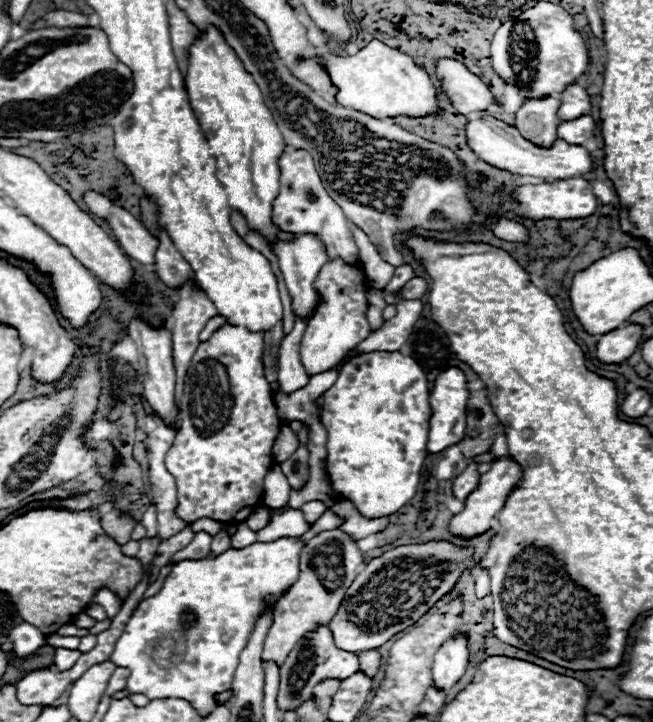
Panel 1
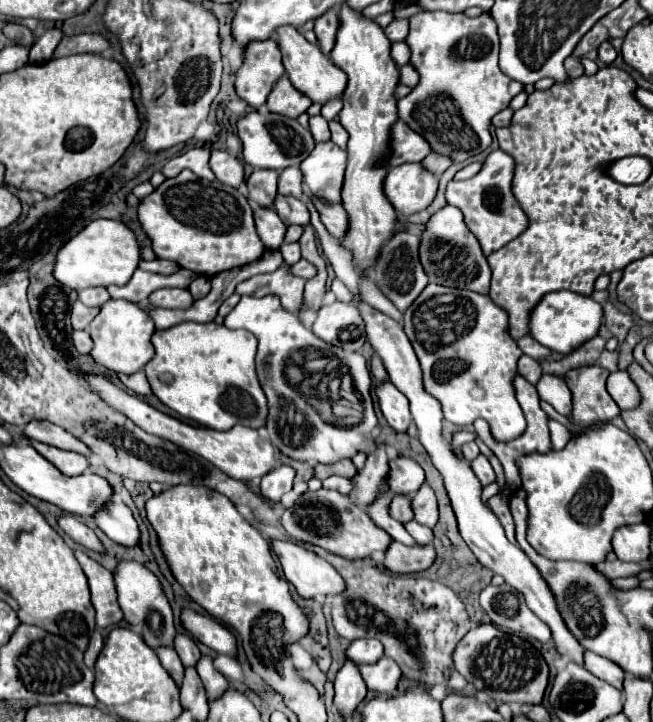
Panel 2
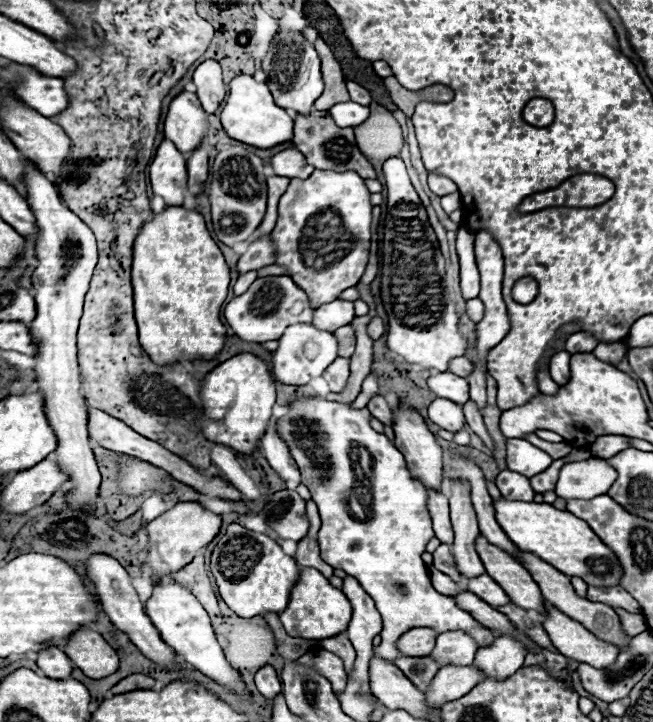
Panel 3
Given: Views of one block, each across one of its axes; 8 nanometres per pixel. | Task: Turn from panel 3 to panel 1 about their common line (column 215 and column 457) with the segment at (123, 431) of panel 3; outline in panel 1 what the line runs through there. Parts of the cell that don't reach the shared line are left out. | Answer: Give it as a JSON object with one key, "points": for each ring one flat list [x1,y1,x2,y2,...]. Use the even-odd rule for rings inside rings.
{"points":[[470,462,466,466,466,470,458,478,454,478,454,496,458,500,466,500,466,496,478,486,478,480,480,480,480,476,478,476,478,464]]}

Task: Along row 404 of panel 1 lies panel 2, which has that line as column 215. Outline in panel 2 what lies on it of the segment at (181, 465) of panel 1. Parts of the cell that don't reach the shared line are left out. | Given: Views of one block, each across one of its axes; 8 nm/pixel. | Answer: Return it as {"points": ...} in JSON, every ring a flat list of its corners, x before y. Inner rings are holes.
{"points":[[182,170,176,178,166,178,150,196,140,200,138,222,150,238,156,258,172,260,180,268,206,278,250,264,264,252,246,196,218,180,202,182,190,170]]}

